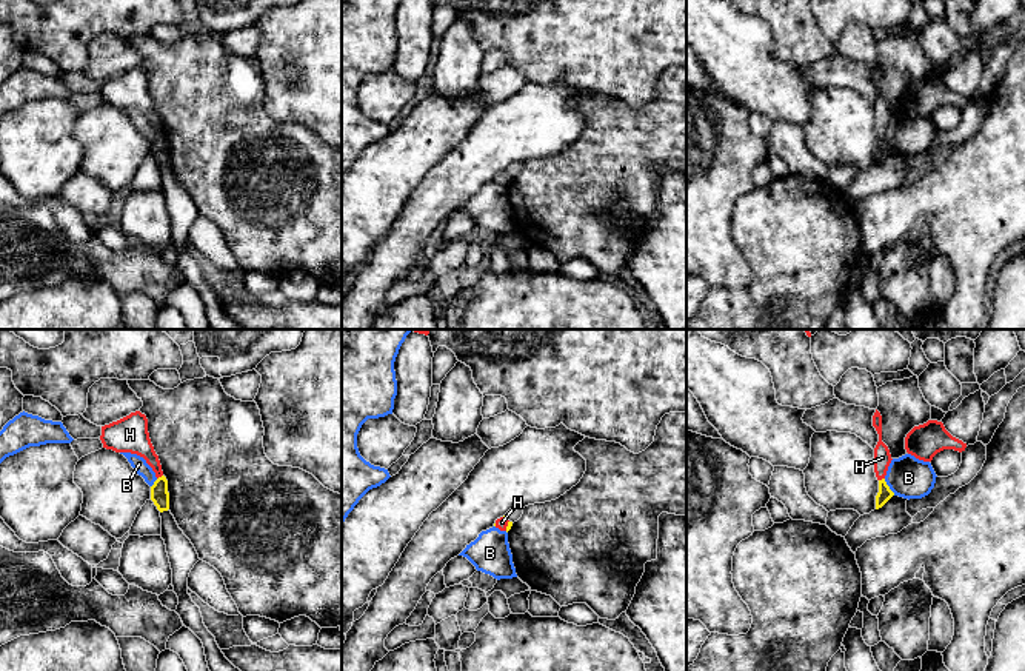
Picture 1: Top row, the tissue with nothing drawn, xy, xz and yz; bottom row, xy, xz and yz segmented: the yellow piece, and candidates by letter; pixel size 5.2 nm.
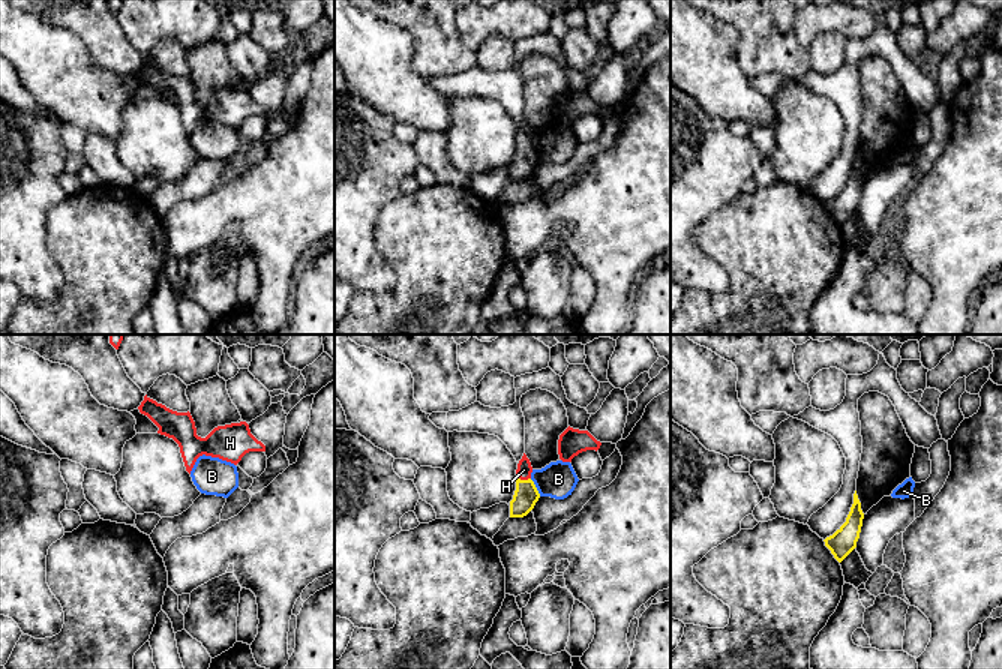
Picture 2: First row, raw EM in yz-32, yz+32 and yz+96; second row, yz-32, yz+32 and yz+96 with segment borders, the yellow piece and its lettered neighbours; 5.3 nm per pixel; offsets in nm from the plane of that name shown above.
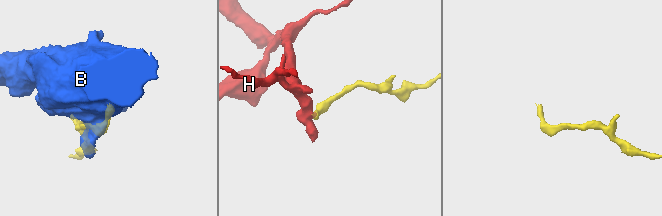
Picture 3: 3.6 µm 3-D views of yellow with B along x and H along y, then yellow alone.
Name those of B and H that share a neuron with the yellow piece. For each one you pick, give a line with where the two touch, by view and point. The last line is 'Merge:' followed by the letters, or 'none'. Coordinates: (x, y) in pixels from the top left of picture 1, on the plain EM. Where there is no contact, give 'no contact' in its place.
H: meets yellow in xy at (159, 133)
Merge: H

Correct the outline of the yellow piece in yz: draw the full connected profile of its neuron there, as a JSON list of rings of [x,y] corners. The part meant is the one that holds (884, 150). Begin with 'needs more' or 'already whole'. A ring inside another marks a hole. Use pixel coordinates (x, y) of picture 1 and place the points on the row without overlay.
needs more; [[[877,65],[873,71],[873,82],[876,83],[879,89],[879,97],[874,103],[874,128],[879,135],[879,148],[876,151],[876,165],[879,165],[894,151],[894,148],[890,145],[890,142],[885,137],[885,131],[893,114],[891,114],[888,102],[882,97],[882,71]]]

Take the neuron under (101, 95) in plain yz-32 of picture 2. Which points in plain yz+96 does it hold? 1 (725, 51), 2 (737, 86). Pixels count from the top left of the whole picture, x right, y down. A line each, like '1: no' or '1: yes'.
1: yes
2: yes

